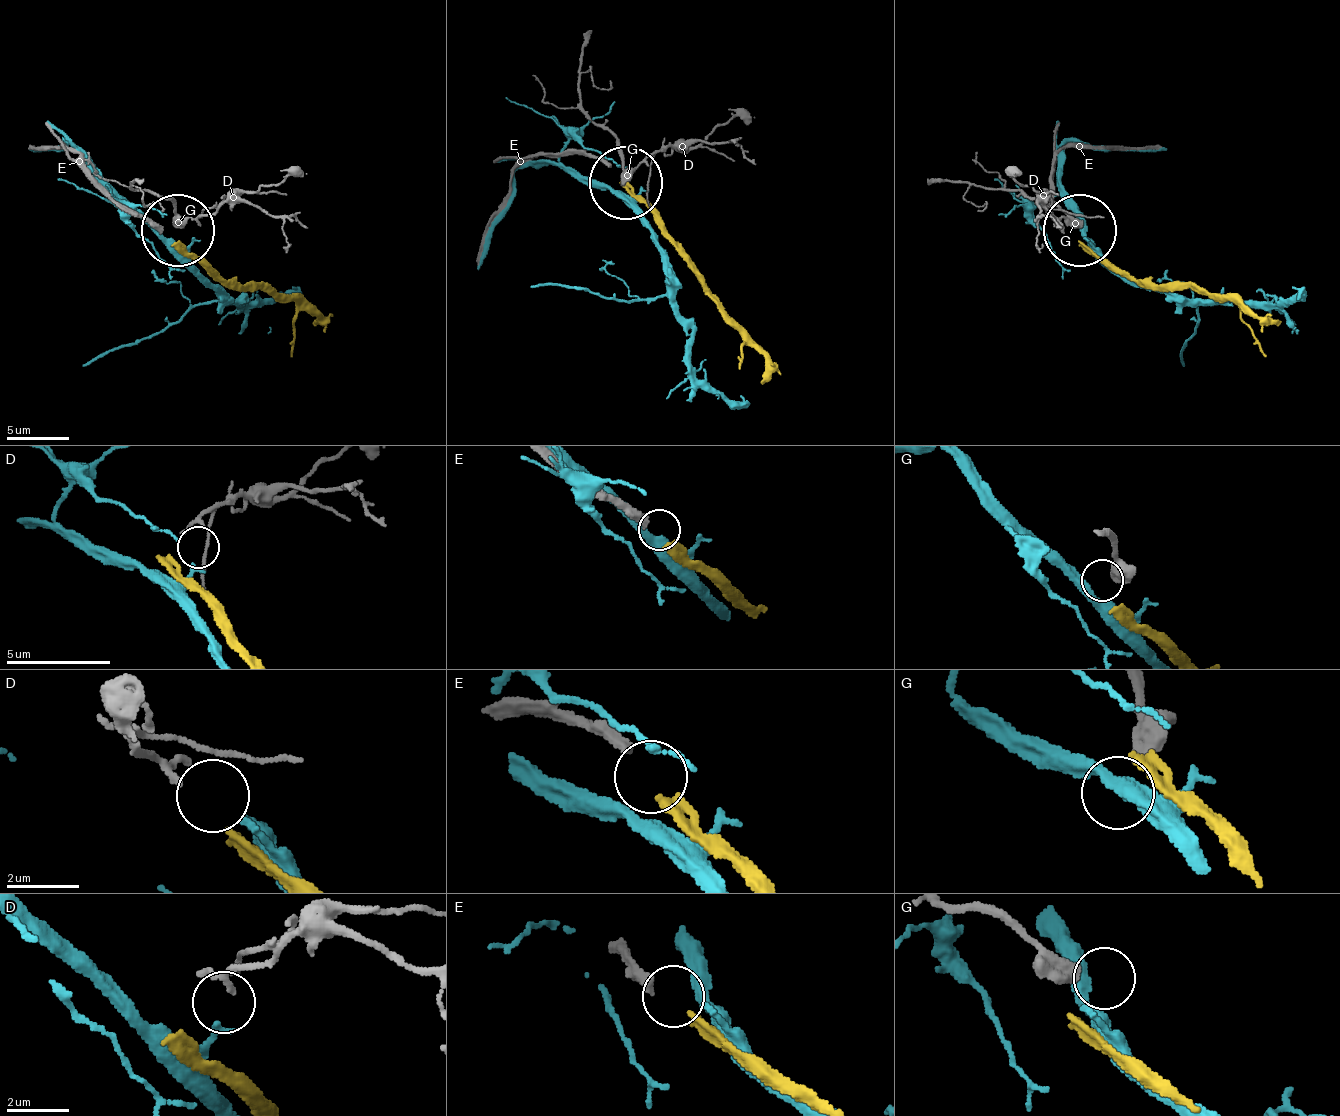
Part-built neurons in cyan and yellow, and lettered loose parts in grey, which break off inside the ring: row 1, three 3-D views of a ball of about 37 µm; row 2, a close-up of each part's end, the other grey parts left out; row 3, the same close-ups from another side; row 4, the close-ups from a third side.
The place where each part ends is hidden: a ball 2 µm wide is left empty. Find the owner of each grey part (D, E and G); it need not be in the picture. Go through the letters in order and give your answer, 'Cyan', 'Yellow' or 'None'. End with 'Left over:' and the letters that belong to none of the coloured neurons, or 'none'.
D: Cyan
E: Yellow
G: None
Left over: G

